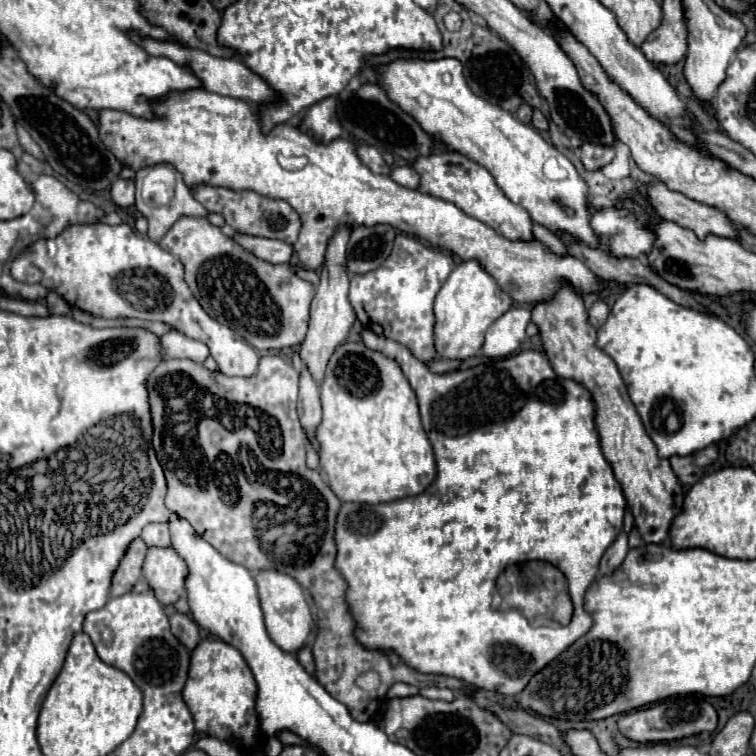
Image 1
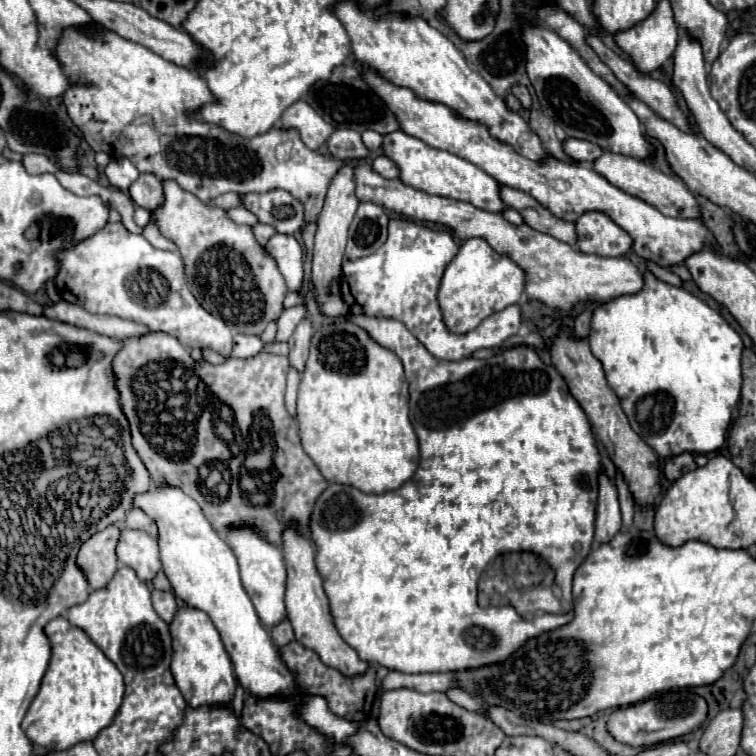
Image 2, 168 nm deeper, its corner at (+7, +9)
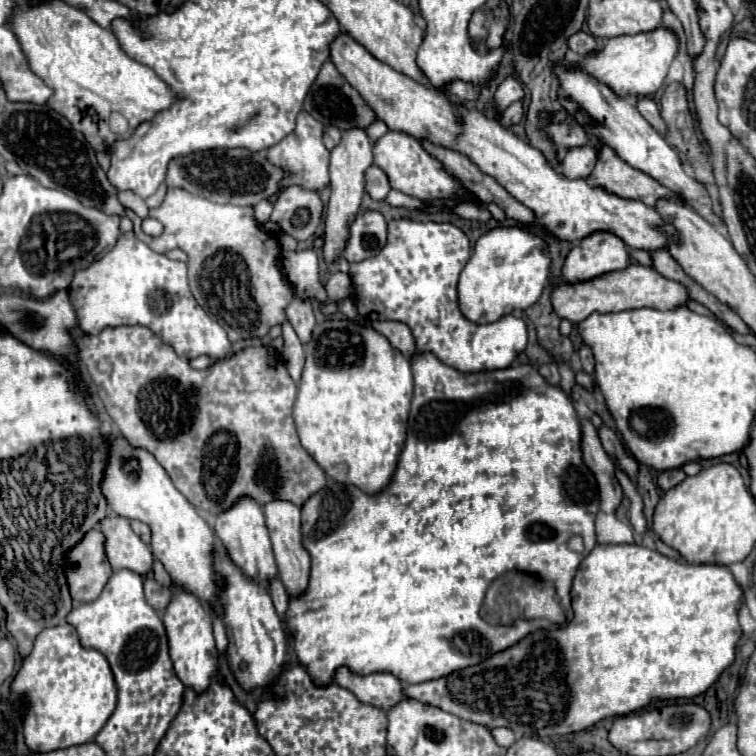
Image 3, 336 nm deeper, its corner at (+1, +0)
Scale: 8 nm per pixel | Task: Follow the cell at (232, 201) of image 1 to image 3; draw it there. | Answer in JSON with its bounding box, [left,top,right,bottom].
[270,186,322,242]

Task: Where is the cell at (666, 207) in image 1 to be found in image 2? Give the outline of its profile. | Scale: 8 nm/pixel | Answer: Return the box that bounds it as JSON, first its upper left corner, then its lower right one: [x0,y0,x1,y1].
[594,151,700,219]

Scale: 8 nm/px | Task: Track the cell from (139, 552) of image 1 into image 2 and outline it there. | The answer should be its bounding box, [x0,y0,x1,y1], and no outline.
[76,525,120,591]

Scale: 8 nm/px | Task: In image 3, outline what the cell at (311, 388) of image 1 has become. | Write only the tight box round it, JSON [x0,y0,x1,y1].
[286,298,316,344]

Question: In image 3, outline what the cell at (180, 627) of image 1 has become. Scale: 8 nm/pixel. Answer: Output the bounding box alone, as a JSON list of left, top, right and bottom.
[144,578,172,612]

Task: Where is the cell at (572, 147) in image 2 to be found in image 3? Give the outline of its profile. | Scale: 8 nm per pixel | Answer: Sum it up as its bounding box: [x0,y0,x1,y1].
[562,146,598,178]

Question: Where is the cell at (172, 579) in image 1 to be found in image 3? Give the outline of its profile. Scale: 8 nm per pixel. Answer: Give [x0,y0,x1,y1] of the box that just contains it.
[102,516,154,576]

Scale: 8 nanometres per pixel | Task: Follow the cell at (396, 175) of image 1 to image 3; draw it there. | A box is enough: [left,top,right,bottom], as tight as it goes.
[366,166,392,200]

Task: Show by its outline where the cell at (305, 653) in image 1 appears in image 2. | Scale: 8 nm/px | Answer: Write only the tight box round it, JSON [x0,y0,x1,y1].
[268,619,294,647]

